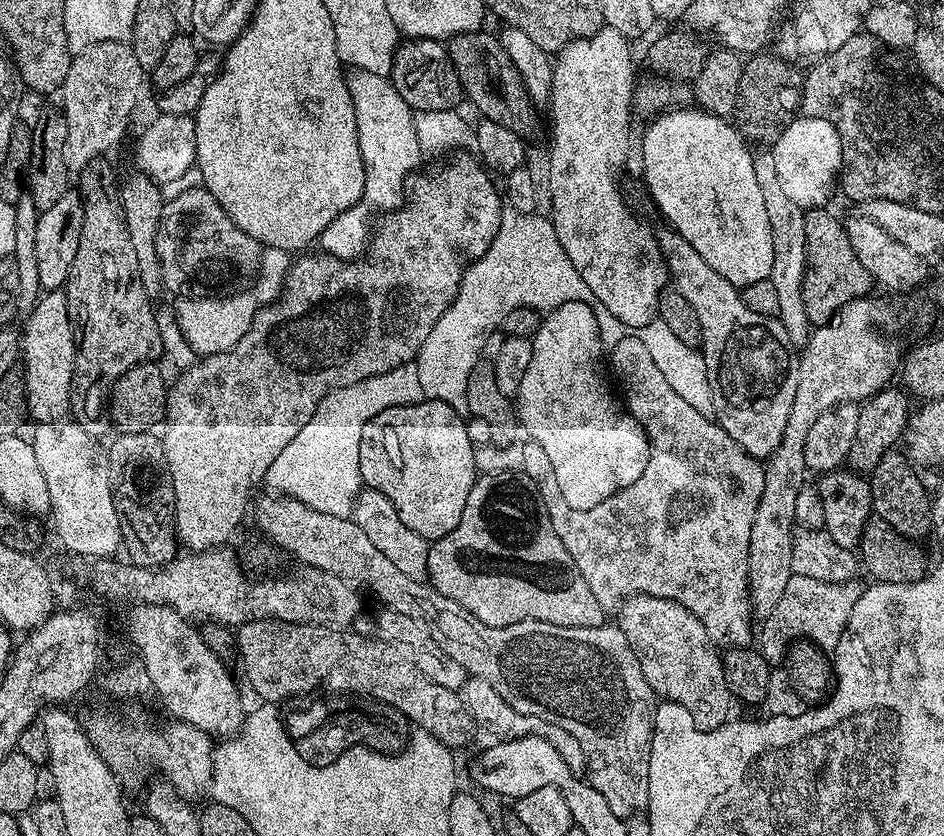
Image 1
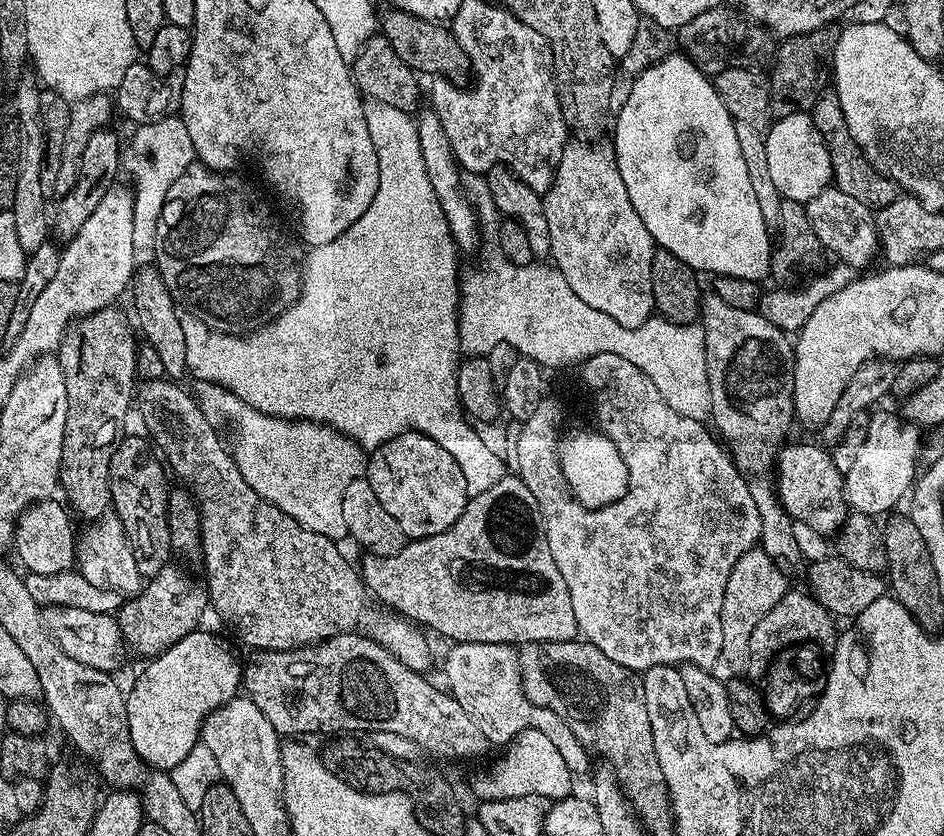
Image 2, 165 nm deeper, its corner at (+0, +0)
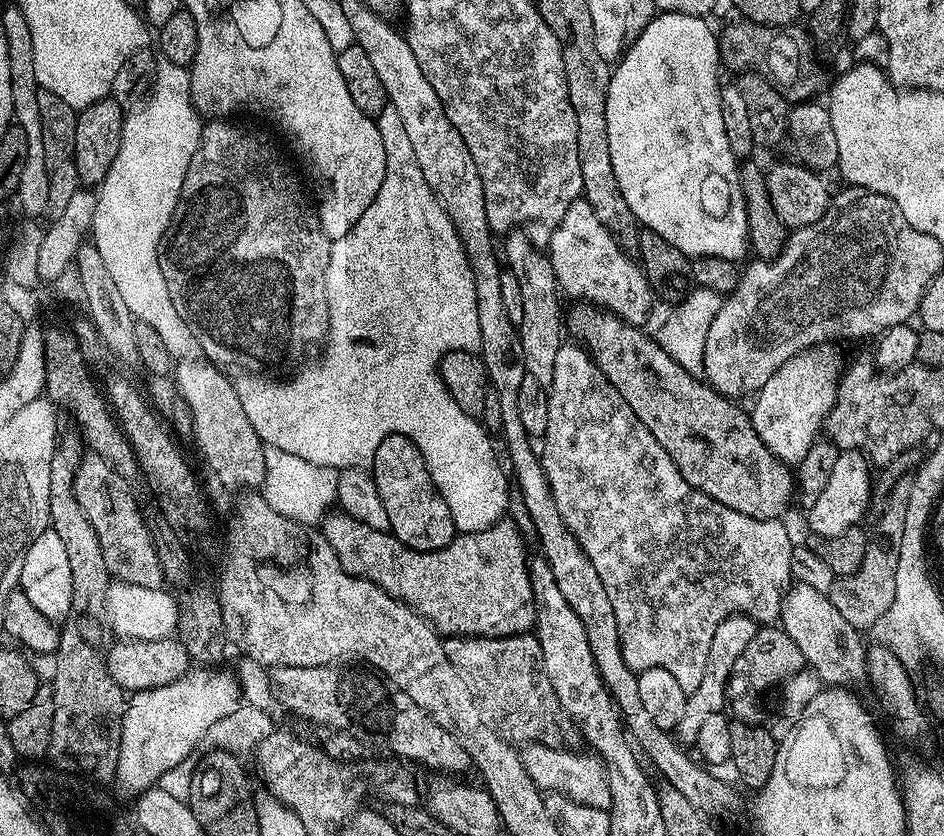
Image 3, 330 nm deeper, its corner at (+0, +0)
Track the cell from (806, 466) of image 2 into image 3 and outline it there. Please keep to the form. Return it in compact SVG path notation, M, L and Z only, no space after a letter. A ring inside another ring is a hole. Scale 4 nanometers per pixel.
M587 302L573 303L573 308L566 312L566 328L586 345L592 360L602 370L604 377L611 382L626 398L630 410L638 420L662 442L662 450L674 458L674 466L702 494L722 502L722 506L730 506L730 510L738 510L747 516L753 516L759 520L775 520L783 517L788 503L793 502L797 495L797 477L793 469L779 460L758 438L758 434L752 425L752 417L736 405L735 399L723 396L717 392L711 384L705 382L700 376L692 376L666 350L659 339L650 337L644 333L643 327L628 324L615 316L613 312L605 312Z

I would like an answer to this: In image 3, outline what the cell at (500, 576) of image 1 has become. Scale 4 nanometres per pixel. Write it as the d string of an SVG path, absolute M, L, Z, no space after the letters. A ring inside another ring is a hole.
M339 510L324 517L322 531L334 554L338 554L342 570L351 576L361 576L394 599L401 600L445 637L522 636L536 627L536 599L528 577L530 556L524 553L524 540L508 518L502 518L481 532L458 534L447 546L433 552L407 548L391 531L374 530L374 526L366 526Z

